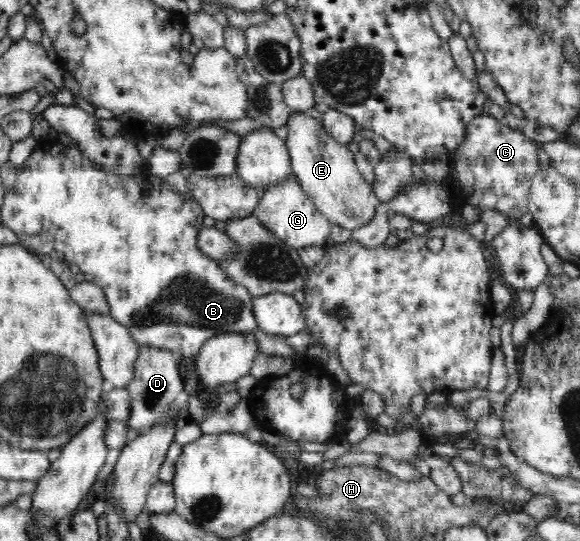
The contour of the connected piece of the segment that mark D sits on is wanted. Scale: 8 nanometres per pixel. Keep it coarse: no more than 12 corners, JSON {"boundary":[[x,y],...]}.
{"boundary":[[141,346],[126,389],[139,435],[184,397],[177,354]]}

